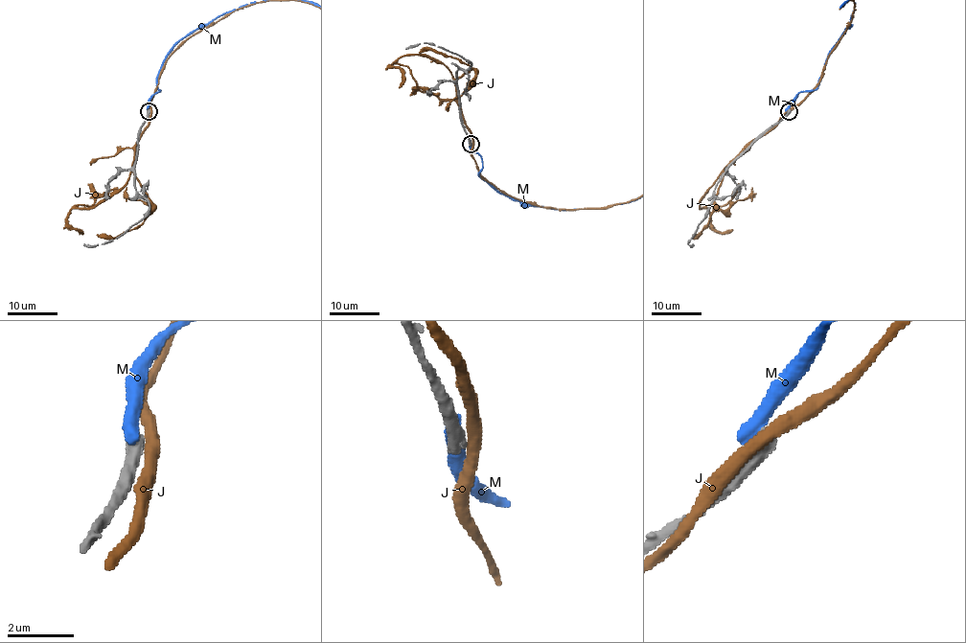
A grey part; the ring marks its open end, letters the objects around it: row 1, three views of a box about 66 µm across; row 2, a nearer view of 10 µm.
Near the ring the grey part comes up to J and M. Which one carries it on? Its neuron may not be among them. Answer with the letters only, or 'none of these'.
none of these

